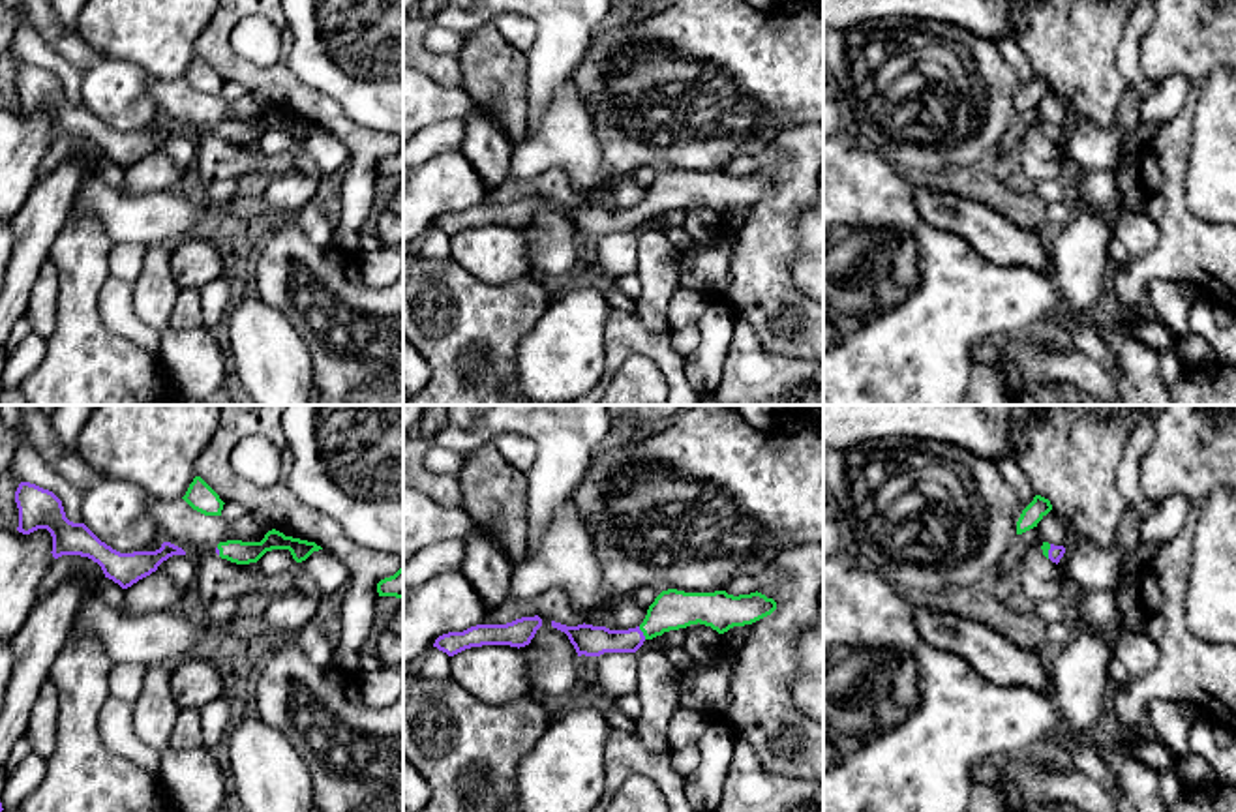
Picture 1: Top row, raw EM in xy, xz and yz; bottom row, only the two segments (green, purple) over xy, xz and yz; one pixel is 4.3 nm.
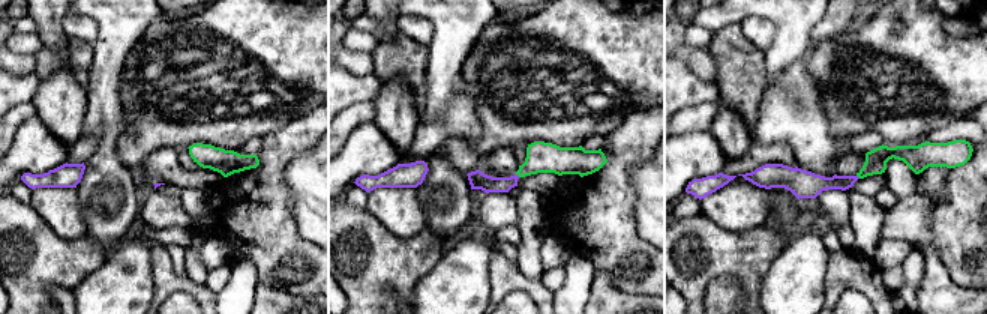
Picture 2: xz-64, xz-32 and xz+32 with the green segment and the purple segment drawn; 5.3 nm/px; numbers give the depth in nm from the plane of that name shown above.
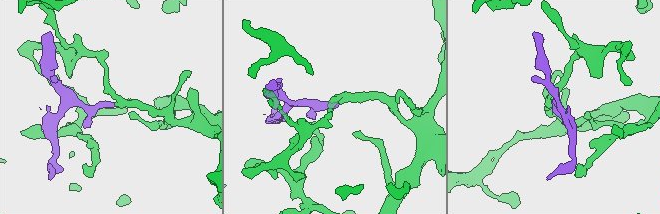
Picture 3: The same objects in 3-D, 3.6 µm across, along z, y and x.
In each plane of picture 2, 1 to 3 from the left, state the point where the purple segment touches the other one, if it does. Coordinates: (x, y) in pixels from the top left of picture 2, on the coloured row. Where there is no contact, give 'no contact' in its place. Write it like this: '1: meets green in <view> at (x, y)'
1: no contact
2: meets green in xz-32 at (518, 175)
3: meets green in xz+32 at (858, 176)

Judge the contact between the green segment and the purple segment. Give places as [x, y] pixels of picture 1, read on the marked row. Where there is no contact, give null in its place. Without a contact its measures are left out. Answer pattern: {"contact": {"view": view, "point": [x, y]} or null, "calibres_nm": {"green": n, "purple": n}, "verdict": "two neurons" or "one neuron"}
{"contact": {"view": "xz", "point": [642, 631]}, "calibres_nm": {"green": 170, "purple": 130}, "verdict": "one neuron"}

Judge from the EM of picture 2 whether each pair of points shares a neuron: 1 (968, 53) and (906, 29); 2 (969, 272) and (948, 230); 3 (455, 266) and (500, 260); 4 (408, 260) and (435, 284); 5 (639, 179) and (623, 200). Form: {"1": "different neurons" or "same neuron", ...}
{"1": "same neuron", "2": "same neuron", "3": "different neurons", "4": "different neurons", "5": "different neurons"}

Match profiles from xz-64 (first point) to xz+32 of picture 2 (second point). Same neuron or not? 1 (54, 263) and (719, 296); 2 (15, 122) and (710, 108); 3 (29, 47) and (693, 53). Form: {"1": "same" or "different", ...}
{"1": "different", "2": "same", "3": "different"}

